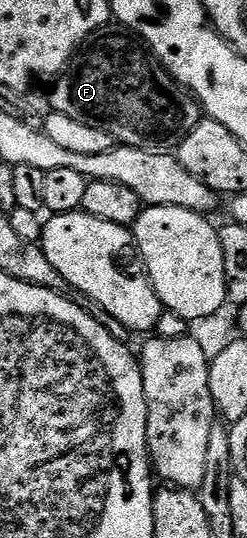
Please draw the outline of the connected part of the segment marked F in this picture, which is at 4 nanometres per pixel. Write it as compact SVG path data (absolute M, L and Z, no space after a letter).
M119 24L103 26L81 42L79 50L54 83L56 87L47 91L48 103L53 114L70 116L70 120L102 128L121 146L172 152L202 121L200 103L159 62L150 60L147 45L137 35L128 27Z

